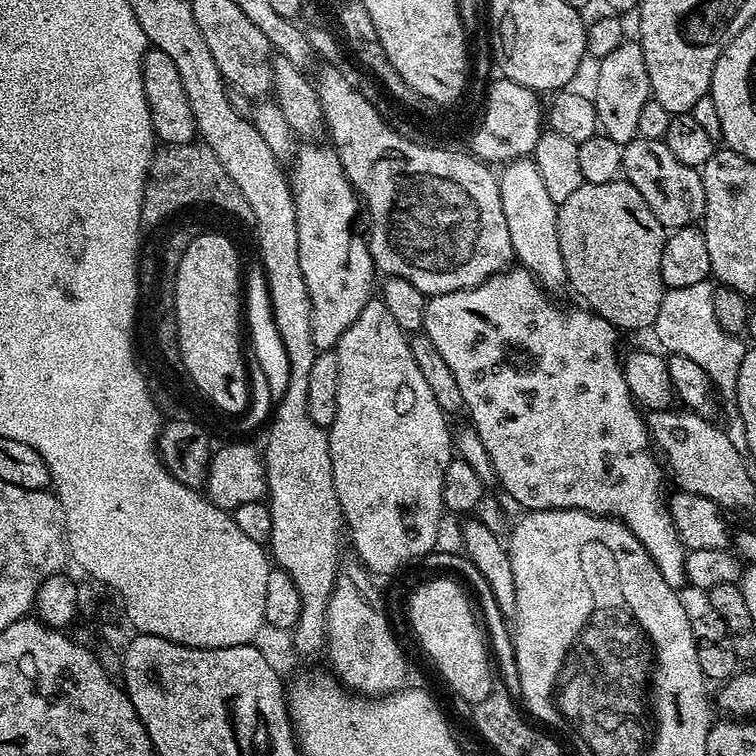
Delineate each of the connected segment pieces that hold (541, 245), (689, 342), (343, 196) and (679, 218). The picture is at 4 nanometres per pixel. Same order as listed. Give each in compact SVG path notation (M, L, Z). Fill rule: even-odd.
M519 157L509 161L502 171L498 178L499 196L502 198L502 210L506 215L513 255L521 267L536 277L545 291L555 292L554 290L568 284L566 266L562 262L562 250L558 246L558 205L547 193L535 159Z
M708 280L698 282L694 286L667 289L662 298L662 306L658 310L654 333L656 332L657 342L661 344L659 347L665 353L691 358L697 366L702 366L702 370L706 370L706 374L715 385L717 393L723 399L724 396L728 399L728 405L725 408L723 405L722 408L724 433L730 438L734 450L747 453L746 426L742 422L740 409L736 407L735 403L732 403L736 398L736 379L738 378L738 370L742 366L746 344L739 335L720 328L714 314L713 289L713 285Z
M308 142L305 146L297 147L296 154L290 161L290 183L292 185L292 197L294 198L294 206L296 207L296 221L298 222L298 262L302 266L302 278L306 278L306 290L310 294L310 306L312 313L310 314L310 326L314 334L314 346L317 350L335 349L336 343L342 338L342 334L346 334L346 330L354 322L354 318L358 318L358 314L362 314L362 310L368 305L369 300L373 299L372 292L372 272L374 273L374 265L372 255L368 249L368 241L363 235L352 236L352 227L356 224L356 204L358 208L358 193L353 188L352 183L348 181L348 176L344 173L344 167L335 148L327 143L316 144L320 142Z
M637 135L636 139L623 145L622 149L623 179L632 184L638 194L642 194L646 206L650 206L654 218L662 222L665 230L691 227L703 217L706 194L701 169L680 162L663 140L647 140L645 136Z

